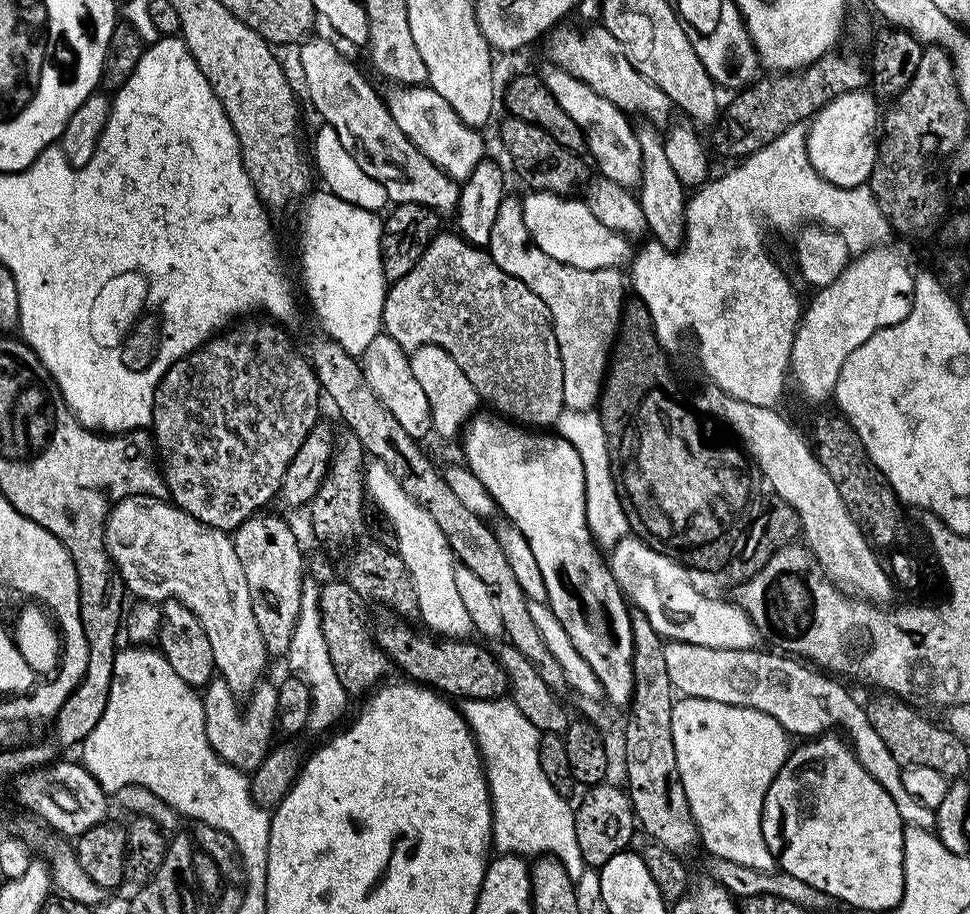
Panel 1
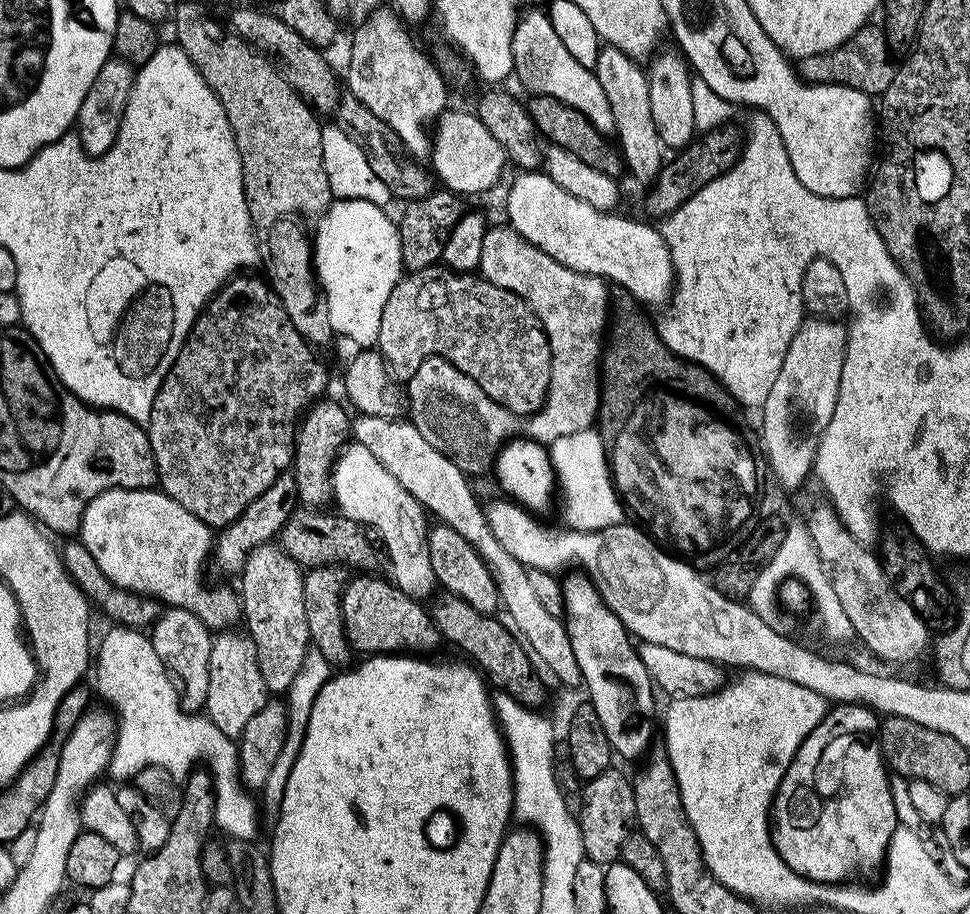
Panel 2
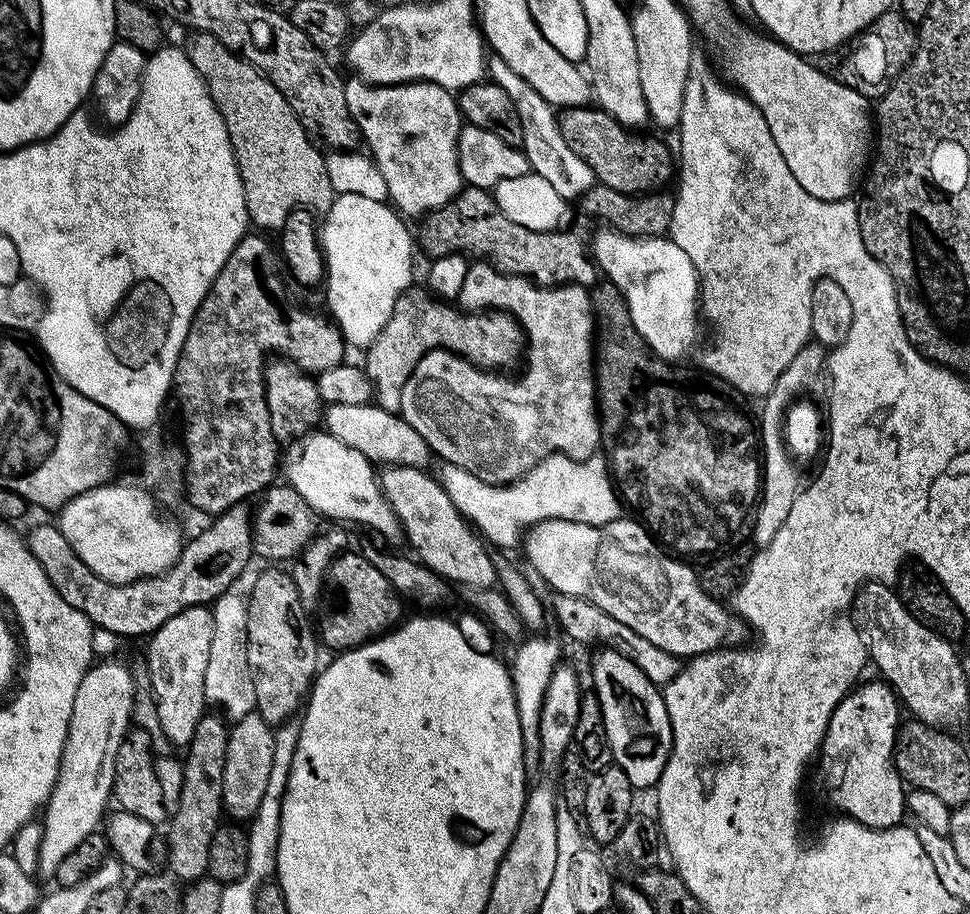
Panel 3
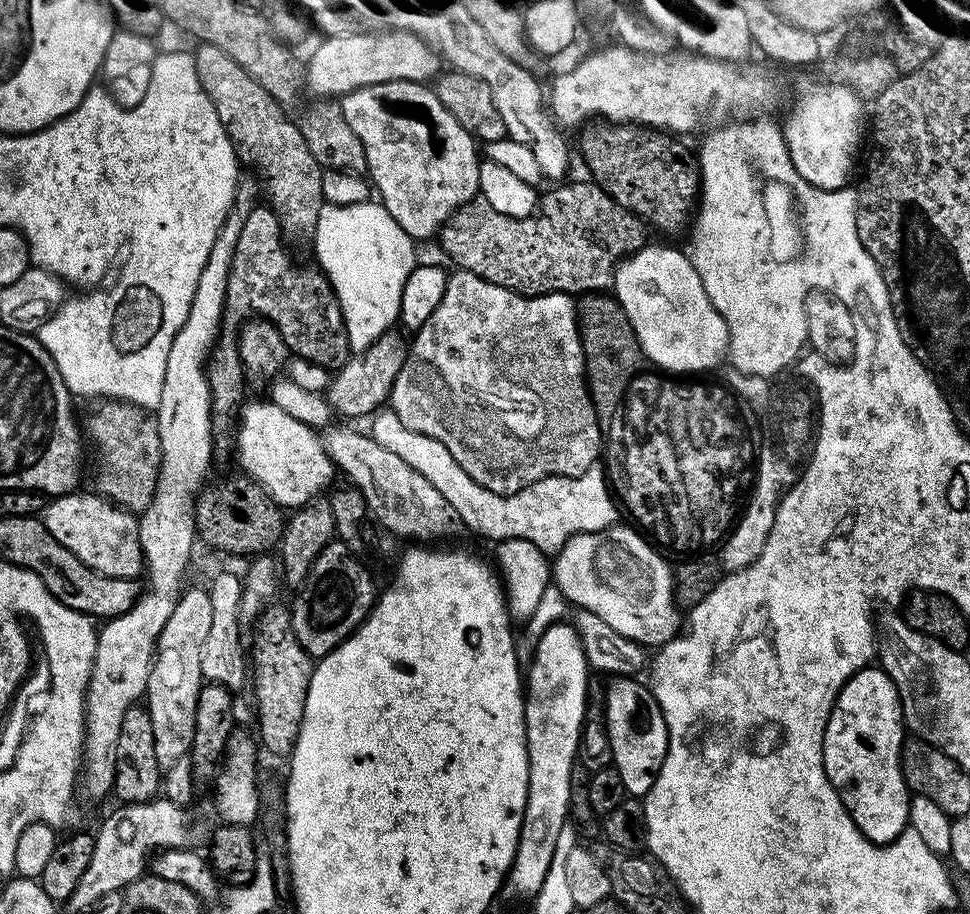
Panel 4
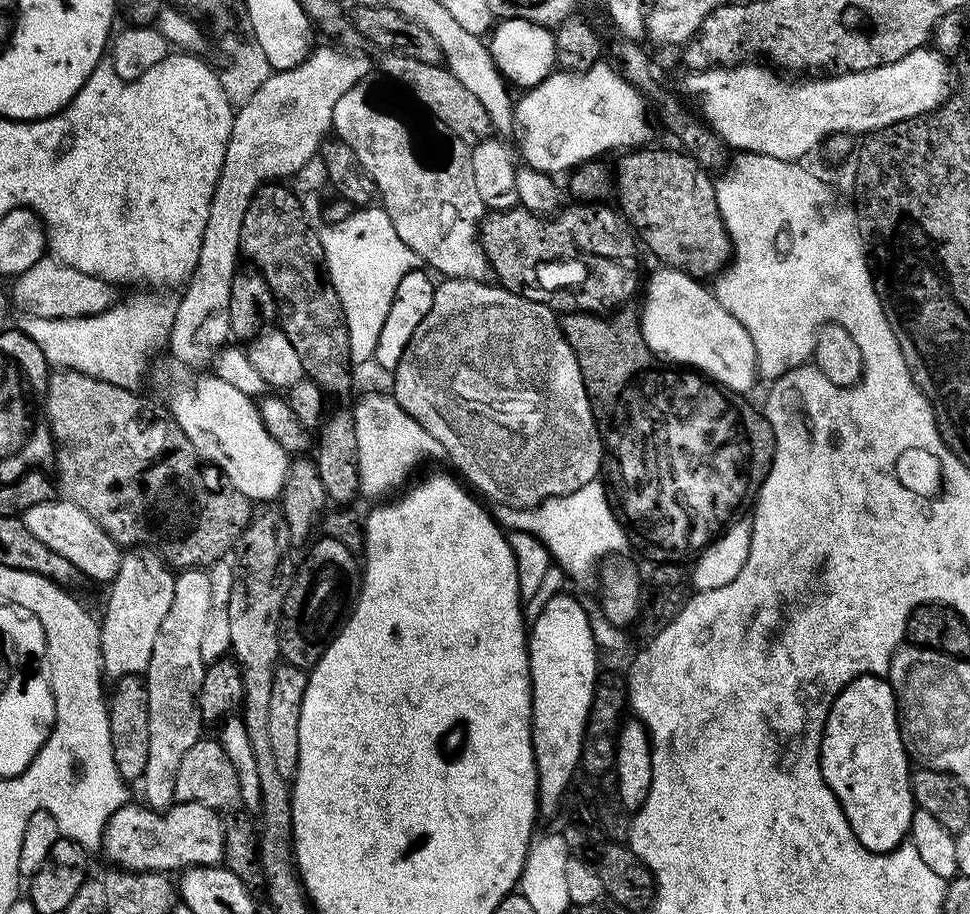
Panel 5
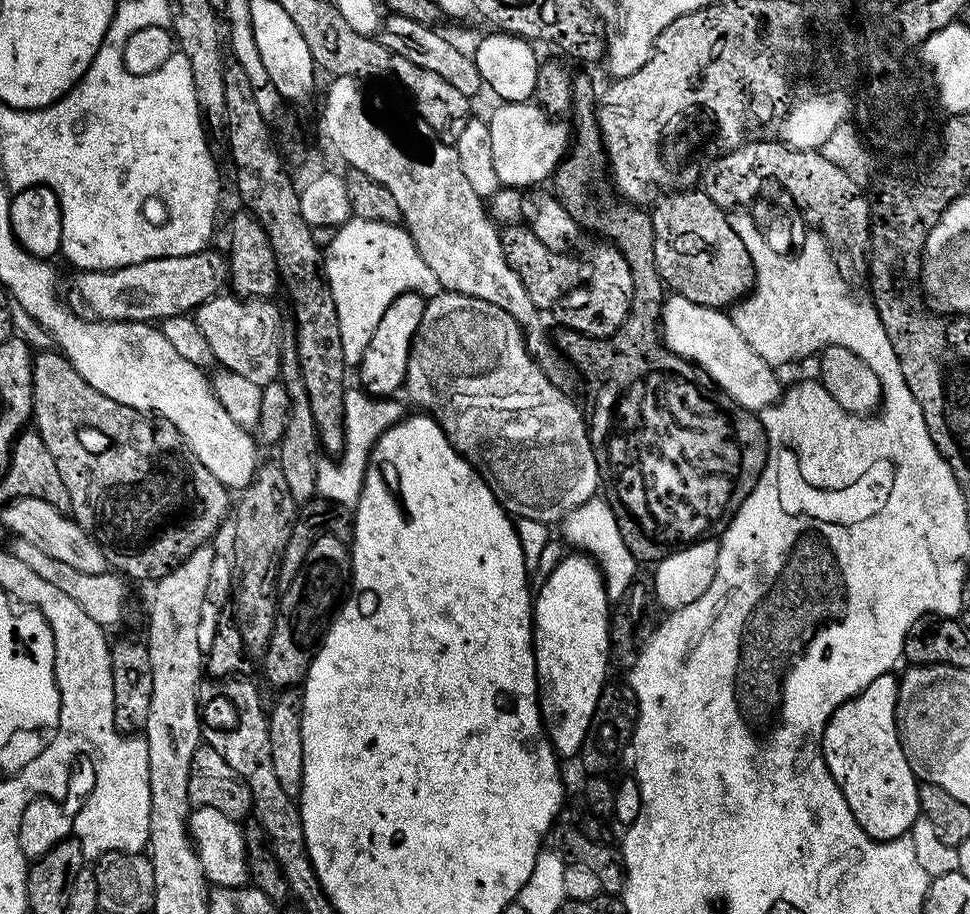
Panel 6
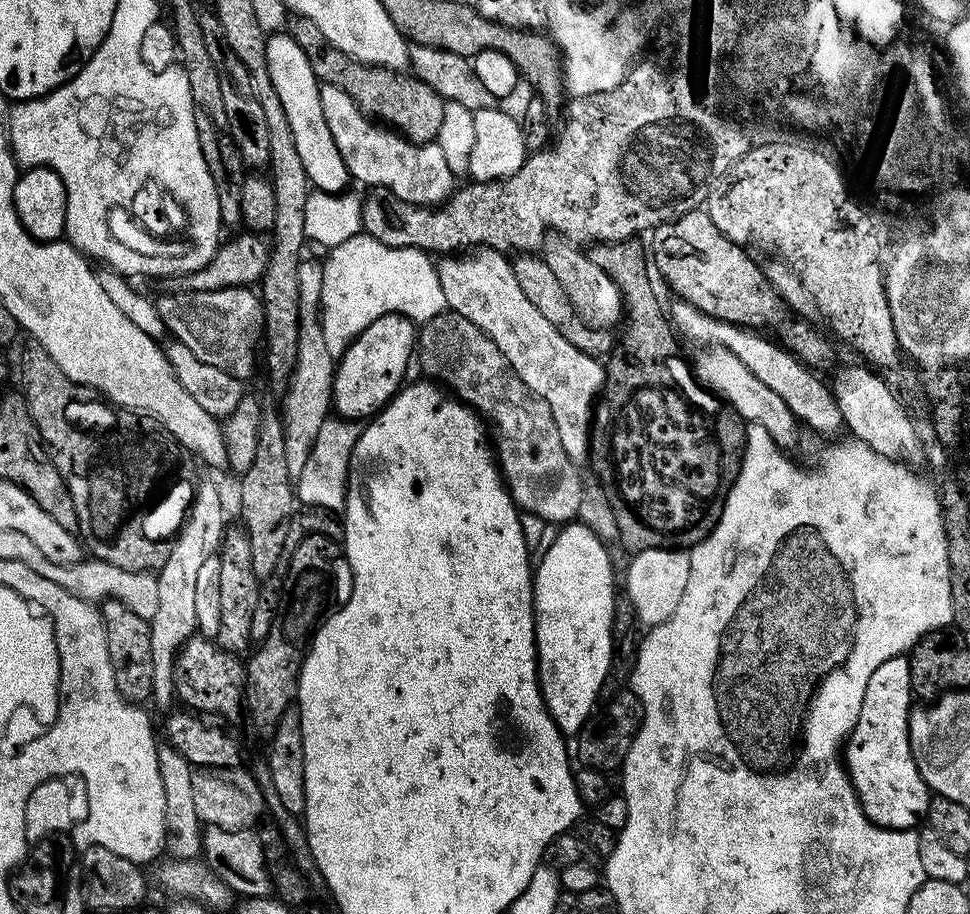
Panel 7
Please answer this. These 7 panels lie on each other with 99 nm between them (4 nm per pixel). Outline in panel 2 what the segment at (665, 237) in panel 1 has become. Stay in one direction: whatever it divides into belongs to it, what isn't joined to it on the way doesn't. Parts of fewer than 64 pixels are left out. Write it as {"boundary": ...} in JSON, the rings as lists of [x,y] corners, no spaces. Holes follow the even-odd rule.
{"boundary":[[[612,45],[601,47],[593,72],[610,103],[615,122],[614,134],[627,171],[629,168],[631,174],[645,186],[651,185],[664,165],[664,147],[650,109],[647,73],[637,61]]]}

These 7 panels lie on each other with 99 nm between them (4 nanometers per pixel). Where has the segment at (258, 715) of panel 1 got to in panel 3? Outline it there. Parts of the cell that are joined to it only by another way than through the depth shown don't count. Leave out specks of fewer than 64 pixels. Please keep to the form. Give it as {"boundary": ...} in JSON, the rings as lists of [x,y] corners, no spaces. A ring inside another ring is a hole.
{"boundary":[[[239,591],[222,594],[211,605],[214,638],[210,638],[210,658],[206,661],[204,699],[229,721],[246,718],[256,707],[254,678],[250,678],[250,662],[246,658],[248,645],[248,601]]]}

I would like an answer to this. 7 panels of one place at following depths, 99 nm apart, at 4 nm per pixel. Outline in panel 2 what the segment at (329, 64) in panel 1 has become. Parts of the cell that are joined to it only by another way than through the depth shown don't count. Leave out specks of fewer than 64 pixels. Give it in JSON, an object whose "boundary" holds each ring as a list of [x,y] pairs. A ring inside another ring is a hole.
{"boundary":[[[350,94],[343,95],[334,113],[337,125],[347,136],[360,145],[365,152],[366,160],[379,180],[388,186],[393,197],[403,201],[424,197],[432,190],[431,177],[426,177],[419,163],[411,162],[404,146],[396,134],[376,114],[366,109],[362,102],[353,99]]]}

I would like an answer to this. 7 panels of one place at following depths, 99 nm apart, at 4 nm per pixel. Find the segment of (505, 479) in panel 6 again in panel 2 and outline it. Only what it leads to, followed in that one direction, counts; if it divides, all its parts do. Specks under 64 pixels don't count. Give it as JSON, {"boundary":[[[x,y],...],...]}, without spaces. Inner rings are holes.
{"boundary":[[[504,226],[499,232],[498,229],[489,227],[484,233],[484,245],[482,246],[482,258],[480,259],[479,275],[485,280],[490,280],[498,286],[502,286],[511,292],[519,292],[524,297],[532,309],[536,311],[537,318],[542,322],[544,333],[549,342],[552,343],[552,377],[550,378],[550,386],[548,393],[544,399],[544,405],[539,412],[535,412],[533,416],[527,417],[523,421],[524,430],[520,430],[522,424],[521,417],[516,416],[510,410],[506,410],[498,402],[494,402],[486,394],[486,390],[482,390],[482,386],[478,386],[478,382],[474,382],[466,374],[462,374],[462,370],[458,370],[453,364],[441,358],[441,356],[431,356],[426,358],[426,362],[422,362],[422,366],[418,366],[418,370],[414,370],[414,378],[410,378],[406,382],[406,412],[410,417],[410,422],[418,430],[418,434],[422,434],[422,438],[426,438],[426,442],[430,442],[430,446],[434,446],[434,450],[438,450],[442,454],[446,454],[446,458],[450,458],[450,462],[454,462],[466,474],[472,472],[484,472],[493,467],[496,463],[496,454],[504,445],[513,438],[519,437],[521,432],[530,440],[540,441],[545,446],[550,445],[552,440],[561,438],[562,435],[572,435],[579,431],[591,429],[597,423],[598,413],[600,411],[600,361],[602,359],[602,349],[606,344],[606,329],[610,323],[610,288],[603,276],[591,276],[588,272],[575,272],[566,266],[562,266],[554,258],[550,258],[550,254],[546,254],[540,248],[535,248],[526,238],[522,238],[519,234],[512,231],[511,227]]]}

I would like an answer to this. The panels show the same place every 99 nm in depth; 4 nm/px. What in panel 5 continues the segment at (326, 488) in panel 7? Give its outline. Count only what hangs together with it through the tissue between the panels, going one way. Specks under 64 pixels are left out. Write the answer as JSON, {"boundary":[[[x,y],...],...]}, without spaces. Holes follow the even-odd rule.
{"boundary":[[[384,392],[362,395],[351,409],[356,432],[356,465],[363,497],[372,498],[400,485],[418,462],[445,455],[442,444],[406,414],[395,396]]]}

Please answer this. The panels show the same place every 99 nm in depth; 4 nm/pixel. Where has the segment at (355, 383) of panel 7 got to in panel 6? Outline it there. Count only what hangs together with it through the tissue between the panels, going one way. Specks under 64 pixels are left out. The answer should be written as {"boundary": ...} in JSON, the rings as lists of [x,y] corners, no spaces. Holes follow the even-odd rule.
{"boundary":[[[404,292],[398,298],[394,298],[394,302],[386,306],[386,314],[378,318],[378,326],[374,326],[374,338],[370,338],[370,346],[366,346],[358,365],[361,380],[359,383],[369,396],[391,397],[396,391],[404,388],[410,346],[418,330],[418,322],[422,322],[425,303],[425,297],[420,293]]]}

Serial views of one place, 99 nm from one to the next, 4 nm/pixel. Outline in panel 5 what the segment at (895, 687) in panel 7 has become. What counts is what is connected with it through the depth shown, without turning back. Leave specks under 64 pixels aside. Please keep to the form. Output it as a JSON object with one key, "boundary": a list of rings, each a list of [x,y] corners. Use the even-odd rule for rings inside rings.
{"boundary":[[[859,676],[851,680],[839,694],[836,701],[828,712],[828,717],[824,723],[824,733],[820,739],[820,769],[822,778],[830,786],[830,790],[840,799],[840,805],[844,808],[846,818],[854,830],[854,834],[860,838],[866,850],[871,852],[892,852],[905,843],[908,831],[912,825],[912,813],[914,811],[914,801],[912,799],[912,777],[910,775],[910,757],[904,750],[904,743],[900,737],[900,717],[896,710],[896,695],[892,685],[888,683],[884,676]]]}

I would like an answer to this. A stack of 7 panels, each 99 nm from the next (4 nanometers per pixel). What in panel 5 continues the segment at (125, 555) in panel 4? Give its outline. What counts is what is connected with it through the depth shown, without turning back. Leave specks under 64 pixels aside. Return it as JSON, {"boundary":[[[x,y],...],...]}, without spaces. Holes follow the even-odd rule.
{"boundary":[[[57,498],[50,502],[42,502],[42,506],[30,506],[22,517],[25,526],[44,545],[50,546],[54,554],[62,554],[66,562],[70,562],[81,577],[89,576],[92,580],[104,580],[110,582],[118,574],[120,557],[122,555],[121,545],[86,514],[72,500]]]}

